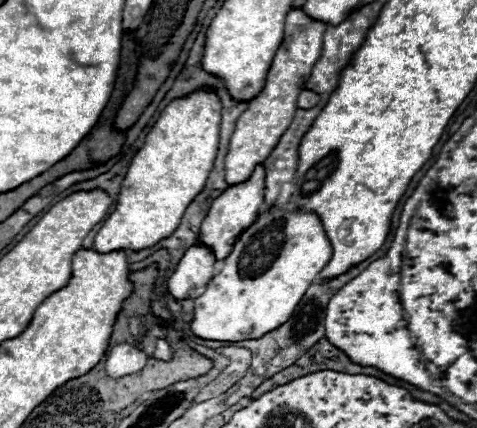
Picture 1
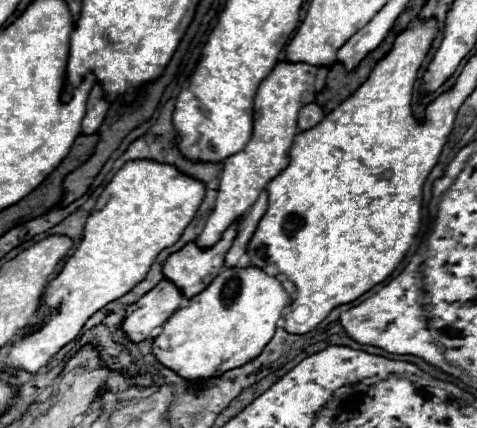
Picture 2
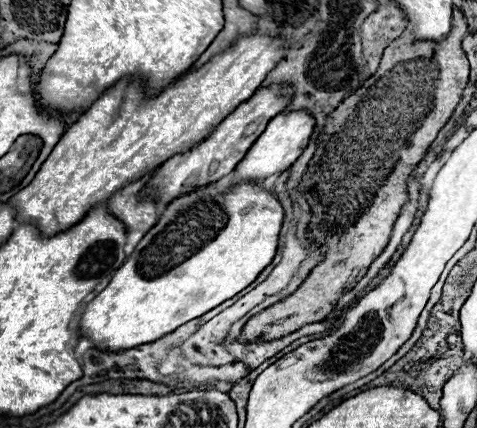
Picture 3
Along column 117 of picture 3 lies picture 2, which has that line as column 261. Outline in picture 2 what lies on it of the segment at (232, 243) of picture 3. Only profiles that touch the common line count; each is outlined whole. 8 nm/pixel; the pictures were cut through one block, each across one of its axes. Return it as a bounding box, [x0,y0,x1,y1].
[152,268,292,382]

